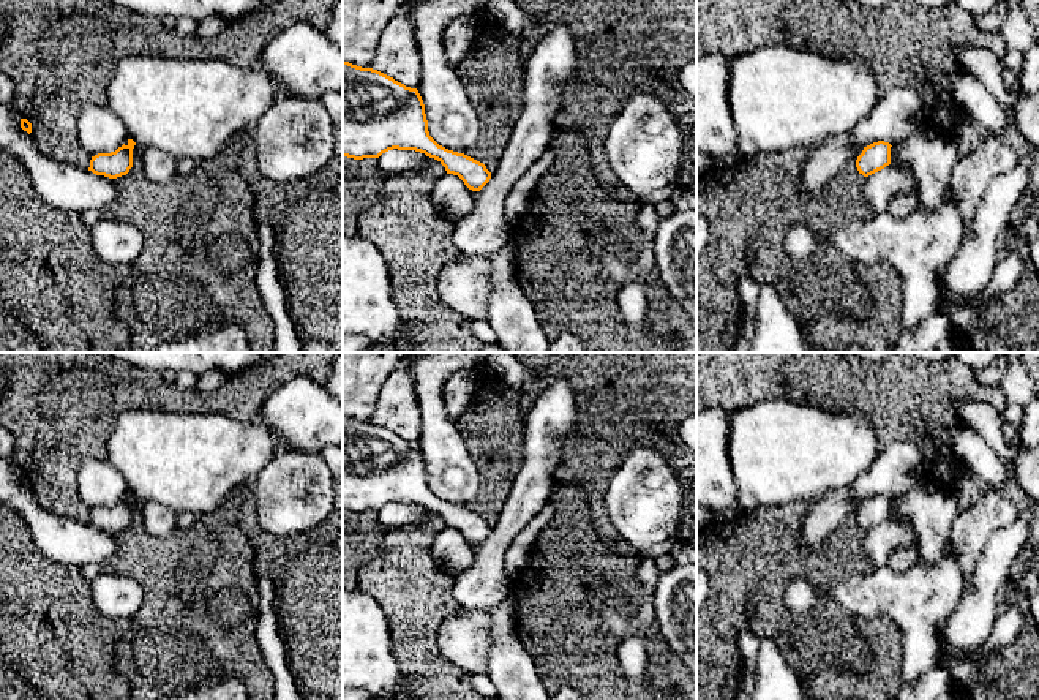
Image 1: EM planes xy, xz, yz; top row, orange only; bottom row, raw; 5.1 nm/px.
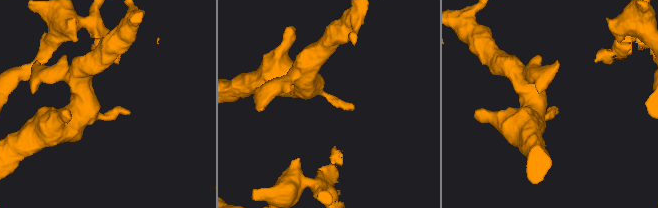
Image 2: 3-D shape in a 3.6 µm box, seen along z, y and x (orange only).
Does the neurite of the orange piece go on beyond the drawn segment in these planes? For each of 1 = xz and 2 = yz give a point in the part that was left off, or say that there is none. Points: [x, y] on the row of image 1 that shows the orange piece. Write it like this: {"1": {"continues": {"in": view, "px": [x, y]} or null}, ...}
{"1": {"continues": null}, "2": {"continues": null}}

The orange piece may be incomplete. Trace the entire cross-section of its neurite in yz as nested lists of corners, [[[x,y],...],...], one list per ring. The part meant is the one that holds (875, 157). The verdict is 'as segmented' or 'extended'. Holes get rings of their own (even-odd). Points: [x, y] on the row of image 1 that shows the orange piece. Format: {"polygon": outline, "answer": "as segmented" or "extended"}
{"polygon": [[[884,141],[873,142],[864,147],[856,160],[859,174],[868,177],[891,164],[891,144]]], "answer": "as segmented"}

